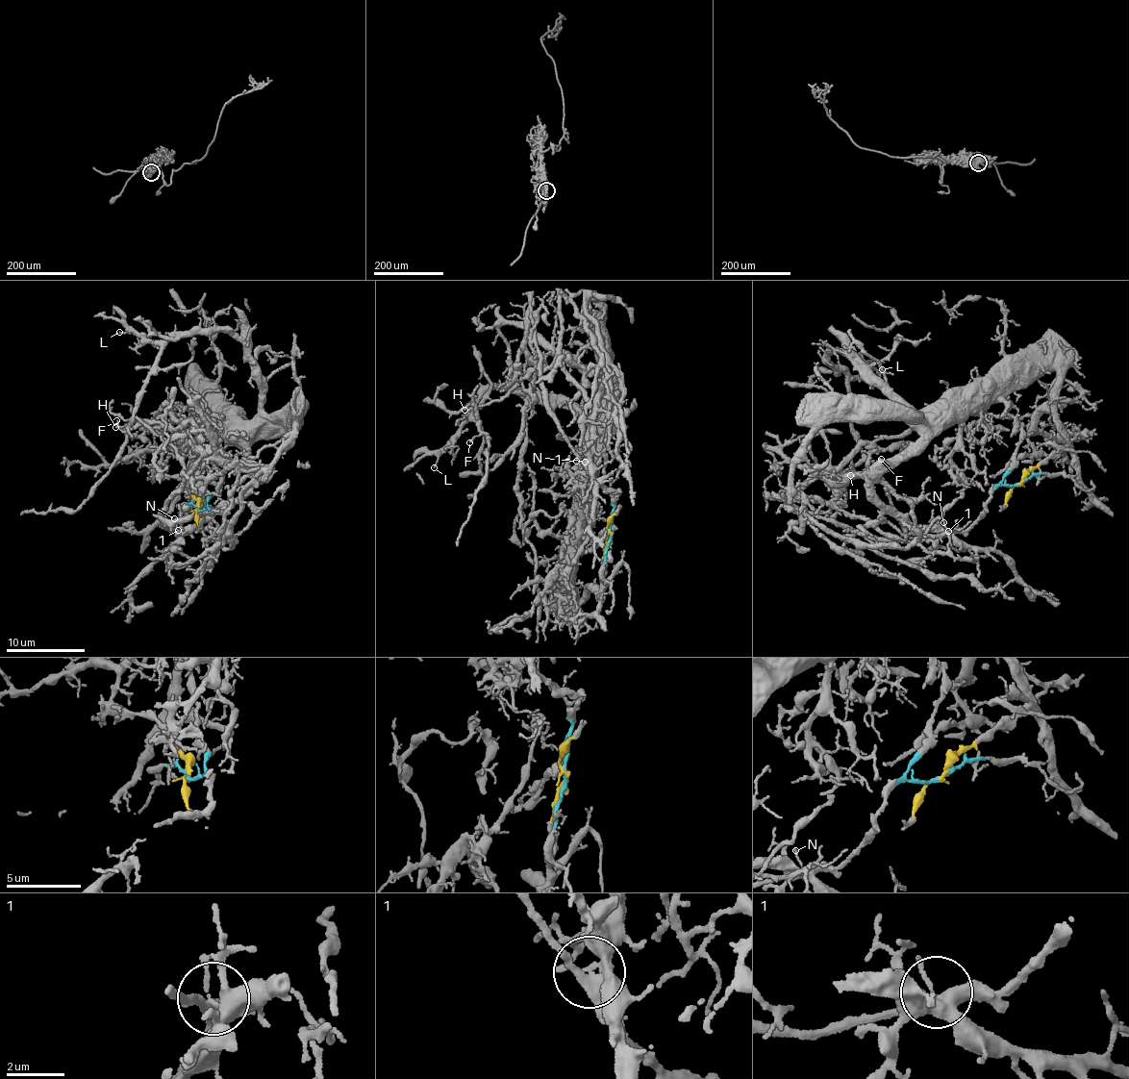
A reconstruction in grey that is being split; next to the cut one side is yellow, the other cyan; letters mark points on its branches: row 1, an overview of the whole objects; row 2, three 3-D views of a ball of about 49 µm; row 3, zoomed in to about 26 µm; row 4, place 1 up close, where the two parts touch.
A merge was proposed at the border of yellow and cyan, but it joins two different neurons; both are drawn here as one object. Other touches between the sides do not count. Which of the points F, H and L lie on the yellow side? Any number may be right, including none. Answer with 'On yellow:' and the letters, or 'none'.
On yellow: F, H, L

